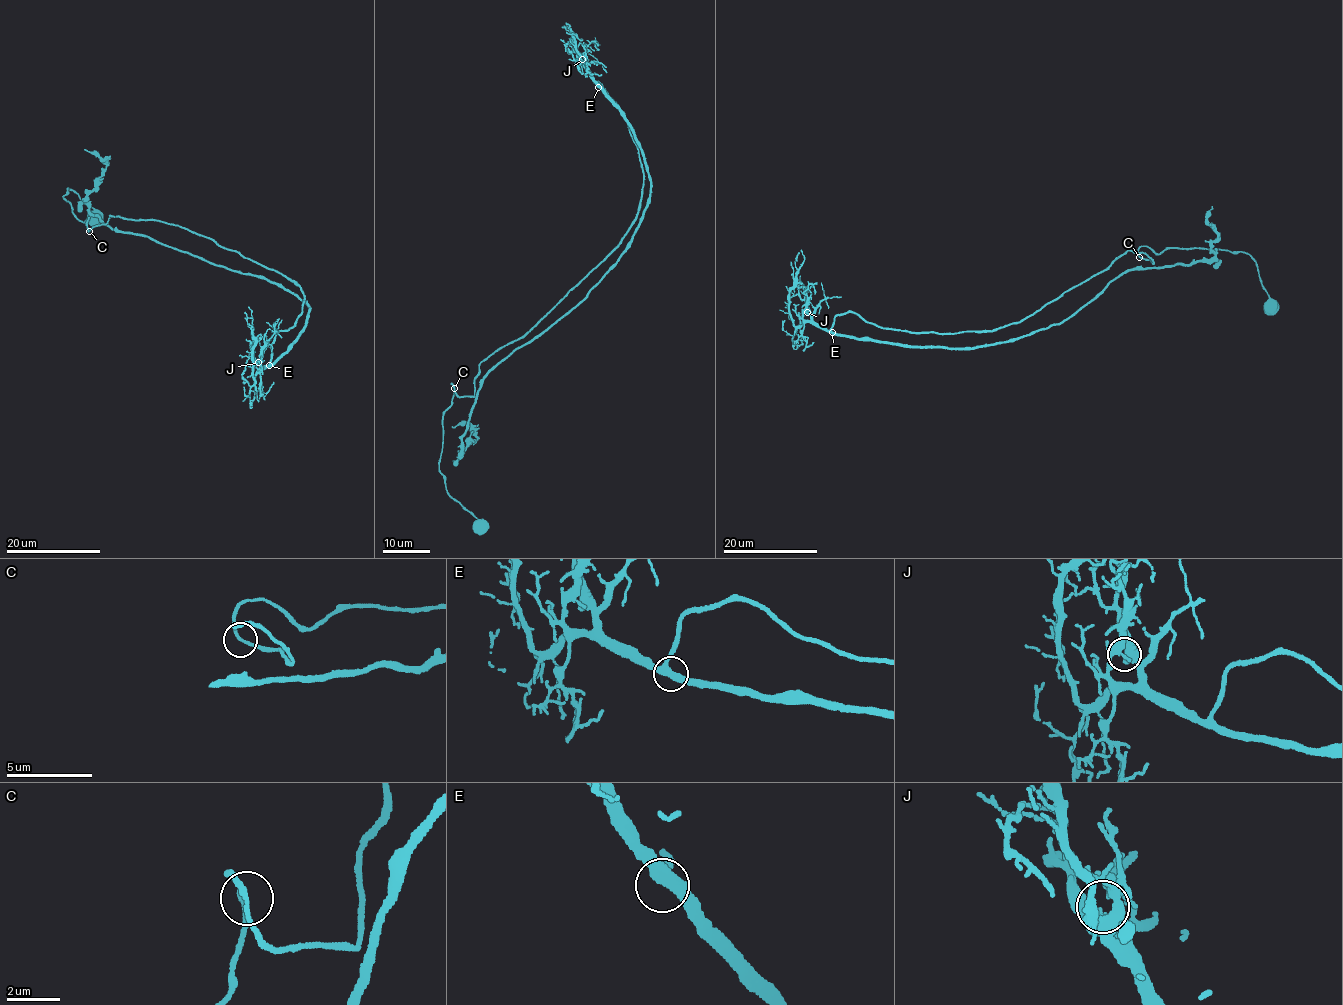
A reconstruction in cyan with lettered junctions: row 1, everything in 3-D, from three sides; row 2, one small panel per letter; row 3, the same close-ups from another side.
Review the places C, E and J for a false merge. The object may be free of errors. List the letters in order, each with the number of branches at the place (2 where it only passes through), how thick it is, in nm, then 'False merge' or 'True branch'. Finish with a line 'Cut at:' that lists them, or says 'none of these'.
C: Branches: 2. Thickness 160 nm. True branch
E: Branches: 3. Thickness 360 nm. True branch
J: Branches: 2. Thickness 500 nm. True branch
Cut at: none of these

